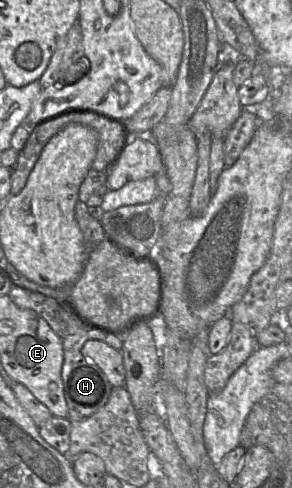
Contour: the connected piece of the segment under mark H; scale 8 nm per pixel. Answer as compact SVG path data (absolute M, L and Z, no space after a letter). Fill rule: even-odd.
M87 329L62 339L64 360L61 376L68 407L67 419L71 423L83 421L101 409L107 403L112 389L103 371L91 359L82 354L84 344L88 341L101 341L121 351L122 340L122 333L117 334L98 329Z

